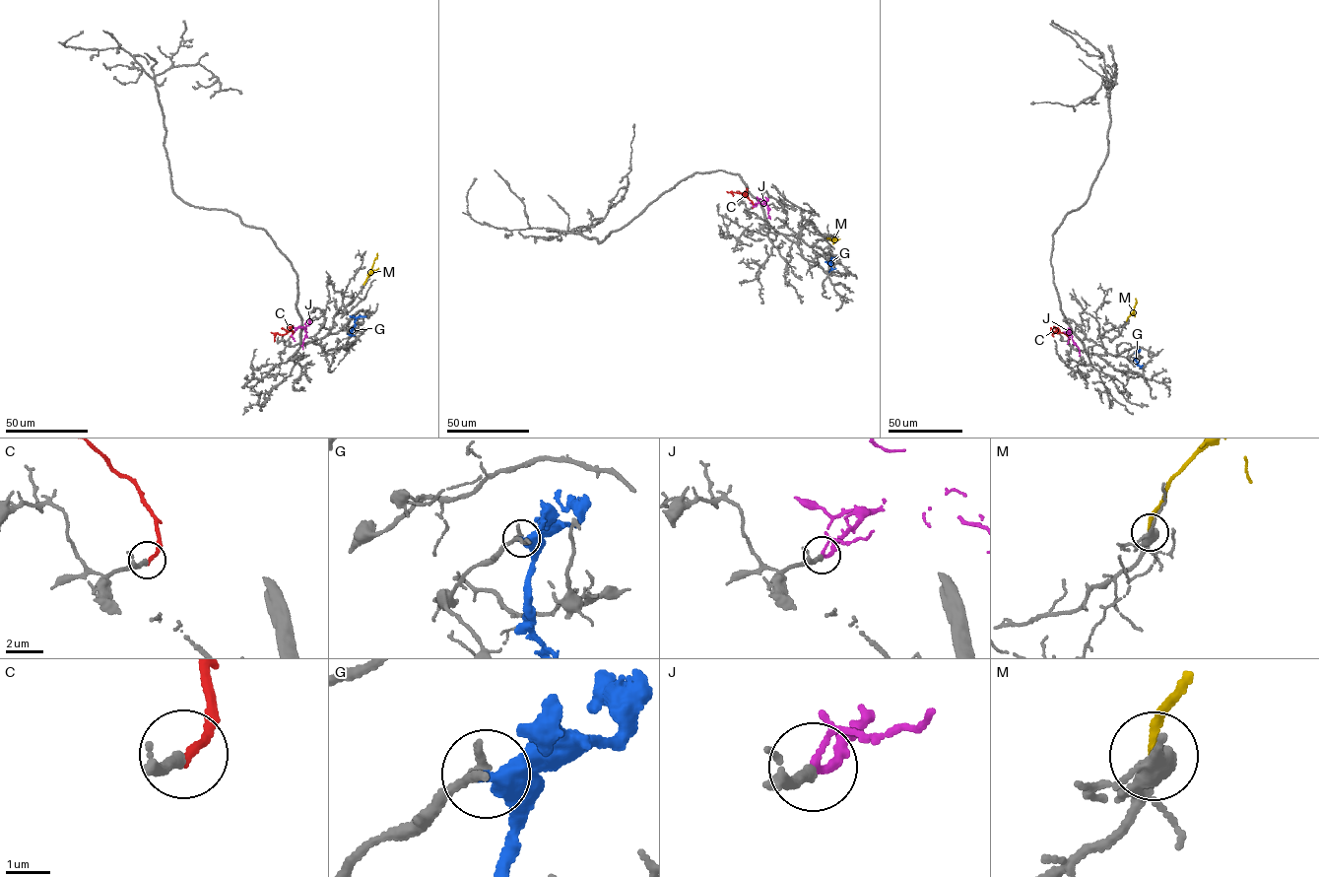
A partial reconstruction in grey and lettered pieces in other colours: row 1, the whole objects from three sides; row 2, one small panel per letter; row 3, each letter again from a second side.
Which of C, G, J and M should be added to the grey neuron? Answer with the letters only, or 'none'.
J, M

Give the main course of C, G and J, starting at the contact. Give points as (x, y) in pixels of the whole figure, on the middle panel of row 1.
C: (752, 208), (753, 203), (740, 192), (732, 192), (733, 195)
G: (831, 257), (832, 269), (835, 268)
J: (752, 208), (758, 203), (767, 206), (770, 218)

